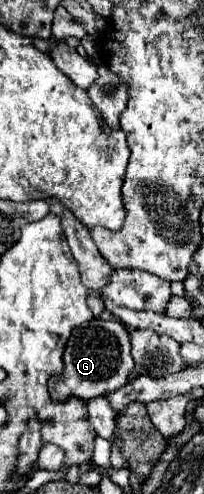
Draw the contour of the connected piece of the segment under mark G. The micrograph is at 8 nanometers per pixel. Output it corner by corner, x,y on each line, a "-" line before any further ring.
91,319
83,327
73,329
65,353
63,353
63,373
51,377
49,393
53,401
67,401
69,397
93,399
103,393
111,393
127,383
133,369
133,359
129,353
129,333
121,321
101,321

